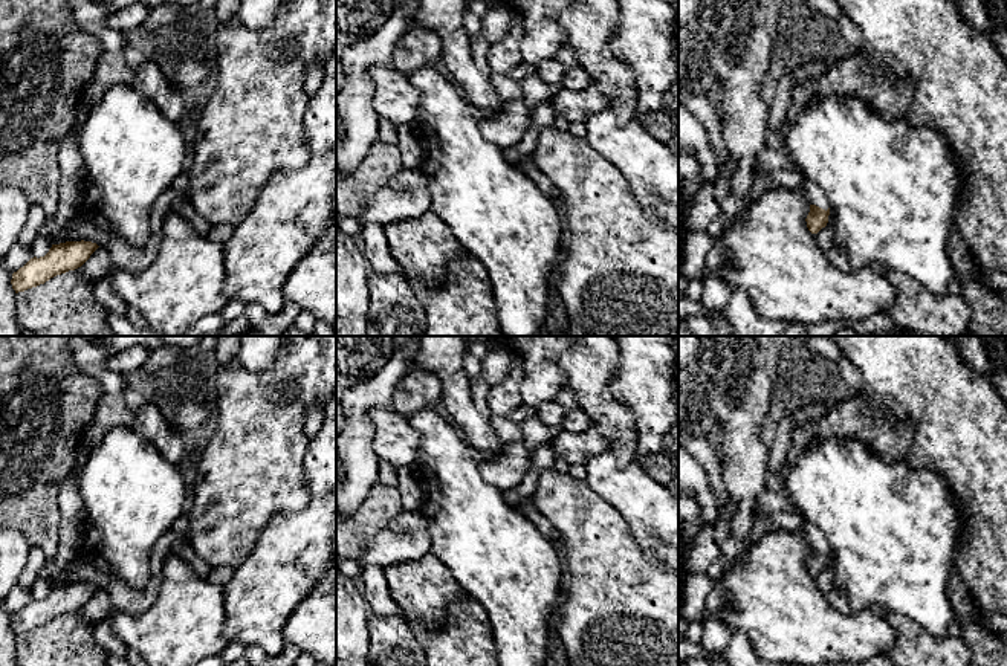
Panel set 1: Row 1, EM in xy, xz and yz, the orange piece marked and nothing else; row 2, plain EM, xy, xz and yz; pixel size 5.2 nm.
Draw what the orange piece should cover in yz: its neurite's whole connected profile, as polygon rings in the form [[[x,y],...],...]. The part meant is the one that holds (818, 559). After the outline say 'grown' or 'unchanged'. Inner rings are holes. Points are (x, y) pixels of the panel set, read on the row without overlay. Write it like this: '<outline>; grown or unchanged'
[[[804,522],[801,536],[810,547],[810,554],[805,561],[811,576],[818,576],[828,565],[830,550],[824,533],[811,522]]]; grown

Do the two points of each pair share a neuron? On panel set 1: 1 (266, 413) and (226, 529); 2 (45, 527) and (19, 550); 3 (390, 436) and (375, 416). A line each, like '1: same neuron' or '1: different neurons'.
1: same neuron
2: different neurons
3: same neuron

